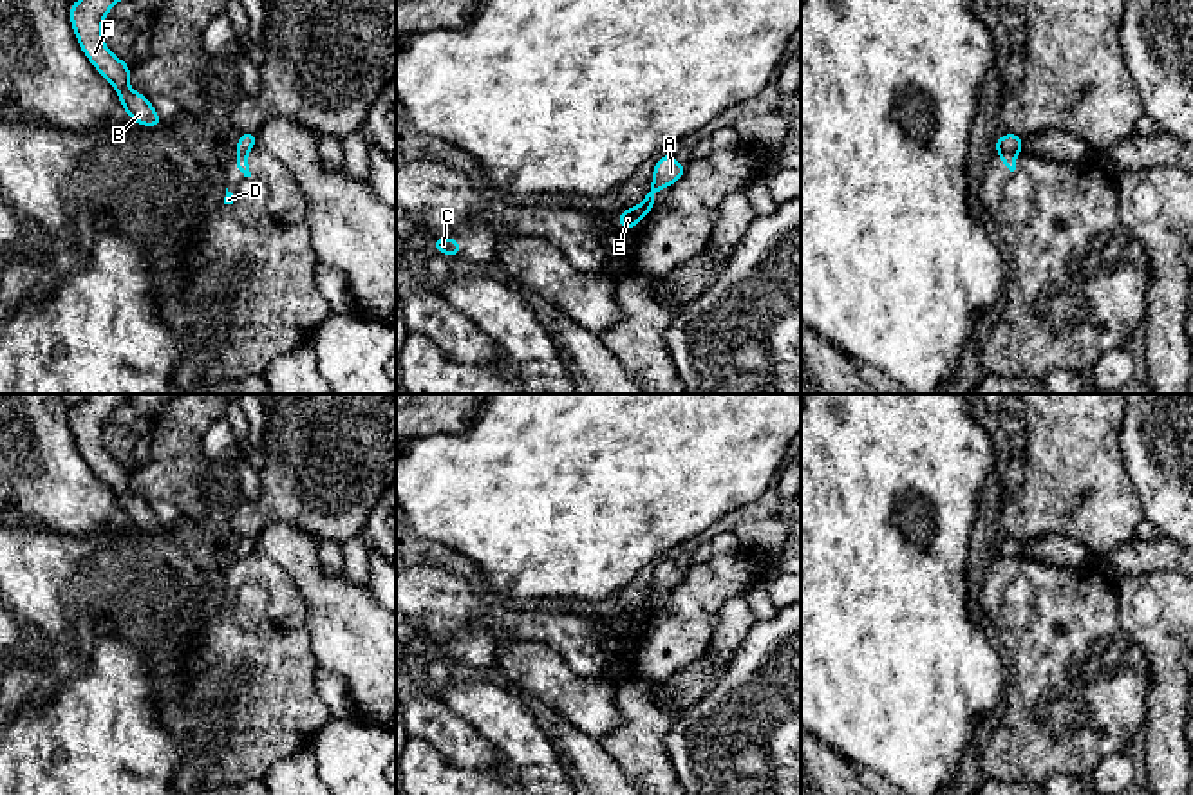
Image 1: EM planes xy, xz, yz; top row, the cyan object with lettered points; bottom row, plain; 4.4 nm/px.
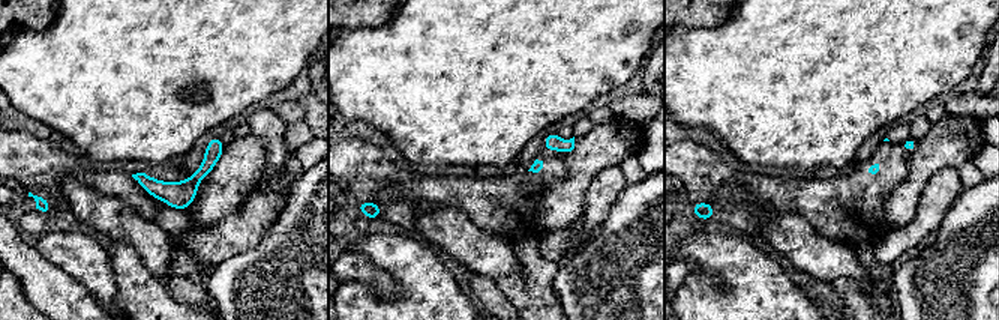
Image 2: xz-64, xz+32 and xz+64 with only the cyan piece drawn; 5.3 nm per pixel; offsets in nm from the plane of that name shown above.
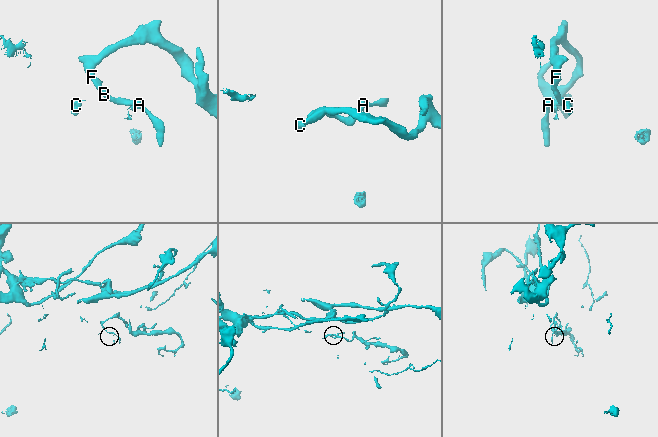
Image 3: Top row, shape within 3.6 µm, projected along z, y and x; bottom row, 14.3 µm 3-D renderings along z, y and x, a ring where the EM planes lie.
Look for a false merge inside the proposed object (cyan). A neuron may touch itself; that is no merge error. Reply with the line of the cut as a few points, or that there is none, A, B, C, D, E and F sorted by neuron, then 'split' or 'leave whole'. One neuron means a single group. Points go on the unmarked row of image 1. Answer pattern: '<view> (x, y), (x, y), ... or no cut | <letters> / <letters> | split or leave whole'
yz (1020, 555), (1000, 559) | A B E F / C D | split

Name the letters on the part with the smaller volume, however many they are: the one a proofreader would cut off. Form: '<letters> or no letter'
A, B, E, F

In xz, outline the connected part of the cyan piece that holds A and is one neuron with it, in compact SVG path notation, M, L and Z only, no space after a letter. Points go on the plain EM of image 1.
M672 558L662 560L653 573L653 585L647 600L634 613L622 614L616 629L627 634L636 634L638 627L647 620L649 600L662 593L671 593L685 580L687 569L680 569Z

